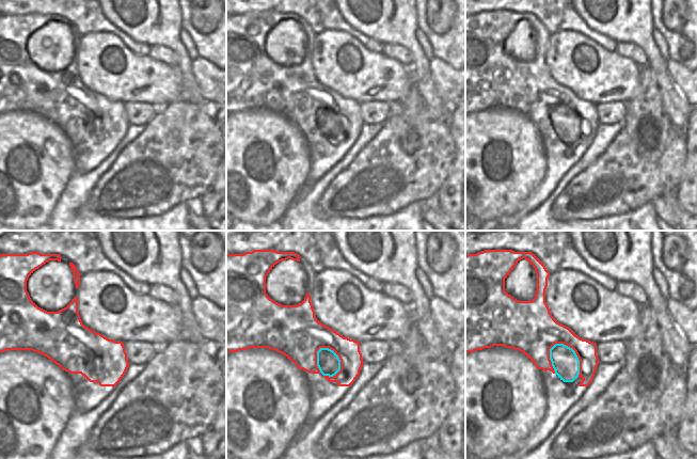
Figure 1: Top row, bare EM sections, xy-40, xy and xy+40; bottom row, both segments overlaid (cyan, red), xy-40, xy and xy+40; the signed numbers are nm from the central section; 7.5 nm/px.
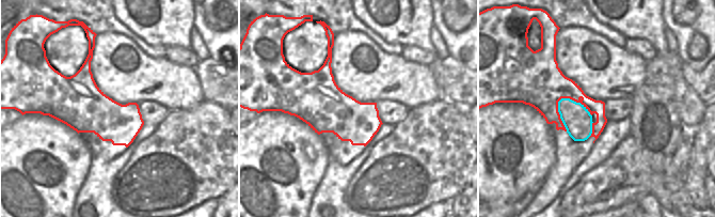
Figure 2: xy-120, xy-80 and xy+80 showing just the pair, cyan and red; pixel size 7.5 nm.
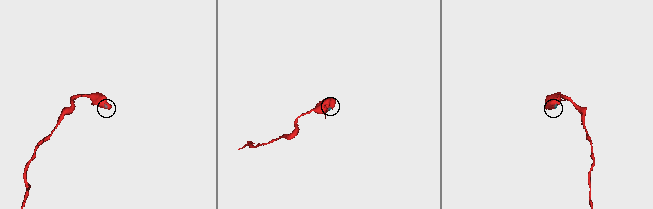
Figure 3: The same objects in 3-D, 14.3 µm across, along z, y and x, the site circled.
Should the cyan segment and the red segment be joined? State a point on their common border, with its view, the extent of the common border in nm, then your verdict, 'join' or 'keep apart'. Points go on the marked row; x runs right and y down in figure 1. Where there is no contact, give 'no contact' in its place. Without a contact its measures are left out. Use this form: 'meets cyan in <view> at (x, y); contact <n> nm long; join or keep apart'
meets cyan in xy+40 at (576, 355); contact 320 nm long; join

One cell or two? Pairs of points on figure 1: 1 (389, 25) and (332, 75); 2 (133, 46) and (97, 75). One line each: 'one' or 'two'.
1: two
2: two

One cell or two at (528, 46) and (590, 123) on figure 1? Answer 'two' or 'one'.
one

